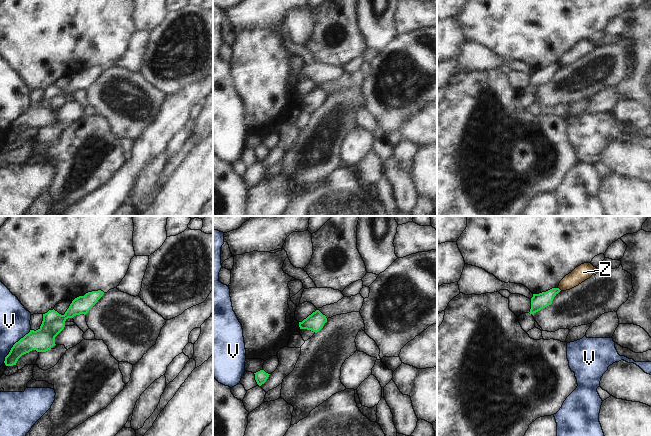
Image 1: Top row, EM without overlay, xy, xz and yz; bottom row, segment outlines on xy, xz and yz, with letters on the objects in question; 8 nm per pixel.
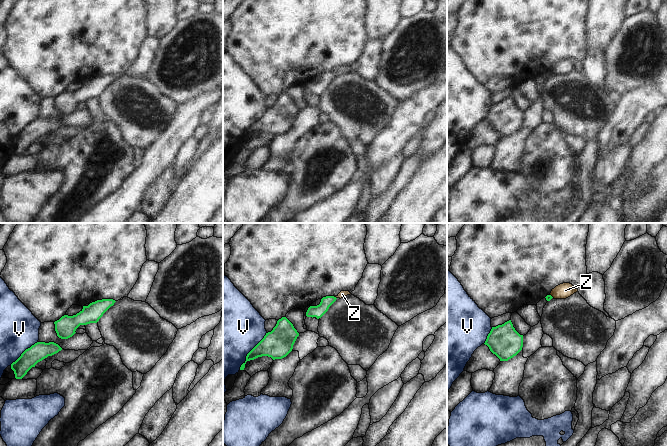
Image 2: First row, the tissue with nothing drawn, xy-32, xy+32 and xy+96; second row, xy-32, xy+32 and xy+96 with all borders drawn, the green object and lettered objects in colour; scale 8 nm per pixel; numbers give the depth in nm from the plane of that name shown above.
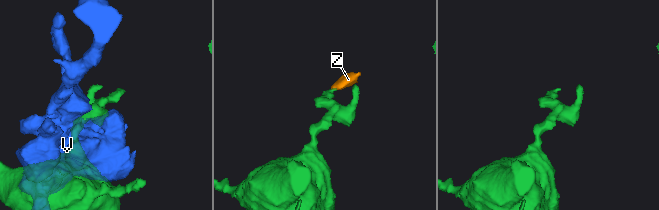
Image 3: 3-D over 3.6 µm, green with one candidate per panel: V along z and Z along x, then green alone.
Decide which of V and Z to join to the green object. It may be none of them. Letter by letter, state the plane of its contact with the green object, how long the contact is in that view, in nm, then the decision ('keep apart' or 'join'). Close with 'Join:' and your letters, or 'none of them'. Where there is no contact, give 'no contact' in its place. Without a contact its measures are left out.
V: contact in xy; length 340 nm; keep apart
Z: contact in yz; length 40 nm; keep apart
Join: none of them

